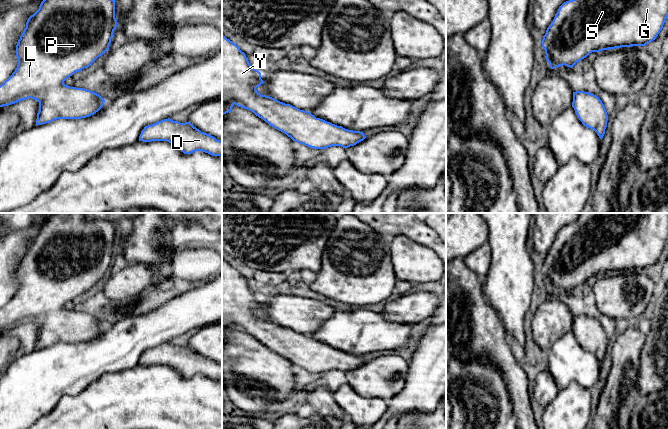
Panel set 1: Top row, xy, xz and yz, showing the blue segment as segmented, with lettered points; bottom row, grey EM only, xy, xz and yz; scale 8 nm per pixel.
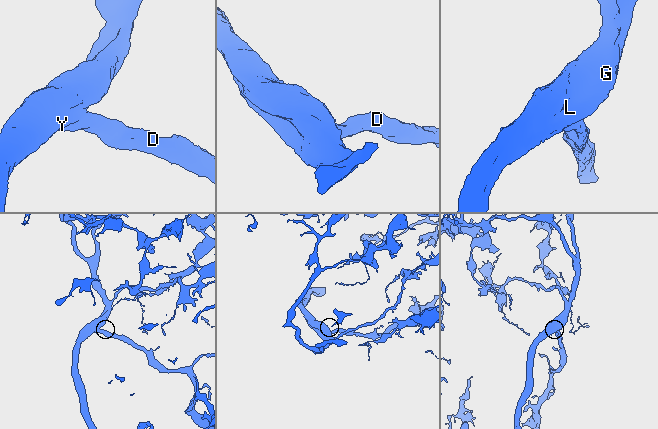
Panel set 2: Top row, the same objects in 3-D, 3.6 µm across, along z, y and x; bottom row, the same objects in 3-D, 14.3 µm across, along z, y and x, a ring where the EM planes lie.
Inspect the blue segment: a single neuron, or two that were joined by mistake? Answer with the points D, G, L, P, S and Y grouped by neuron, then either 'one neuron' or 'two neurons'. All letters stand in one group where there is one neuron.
D G L P S Y; one neuron

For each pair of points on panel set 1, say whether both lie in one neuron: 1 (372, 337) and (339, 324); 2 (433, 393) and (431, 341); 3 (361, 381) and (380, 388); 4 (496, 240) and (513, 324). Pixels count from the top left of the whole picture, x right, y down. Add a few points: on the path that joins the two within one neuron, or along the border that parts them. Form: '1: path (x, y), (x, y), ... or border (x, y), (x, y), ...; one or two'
1: path (364, 329), (362, 327), (347, 327); one
2: path (433, 380), (433, 354); one
3: path (366, 381), (373, 381), (375, 383); one
4: path (509, 261), (509, 294), (511, 303); one

